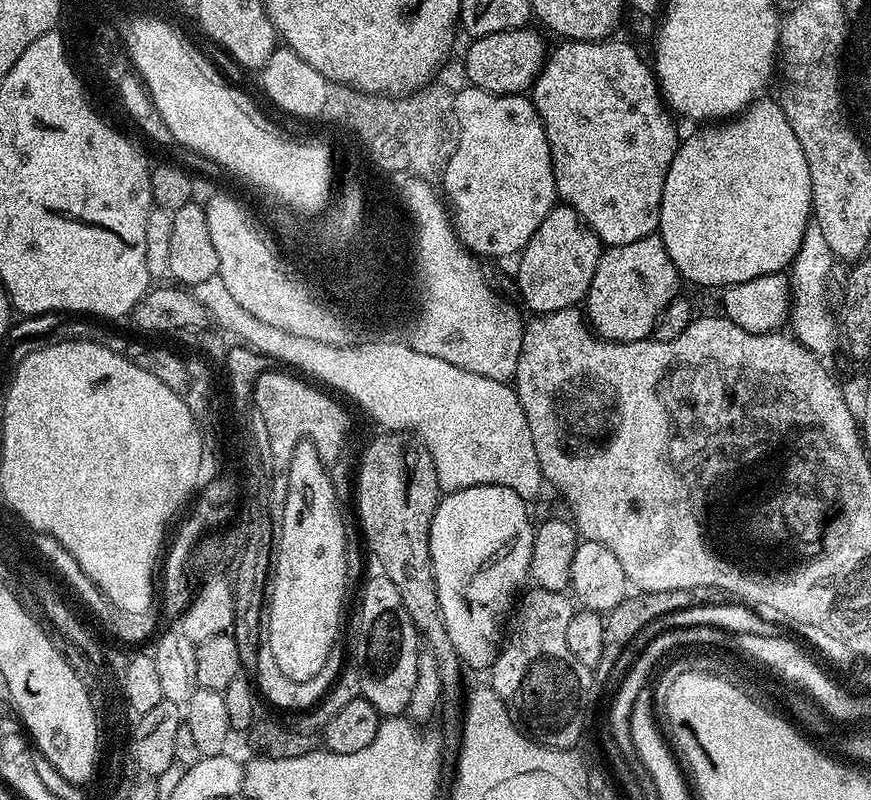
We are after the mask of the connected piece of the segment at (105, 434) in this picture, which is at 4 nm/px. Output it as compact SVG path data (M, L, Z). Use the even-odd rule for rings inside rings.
M92 340L64 341L61 344L45 343L42 348L35 350L21 364L15 365L10 380L16 383L16 388L8 388L10 394L8 412L8 436L6 437L6 456L4 457L4 492L8 492L9 500L32 520L32 524L40 524L40 528L48 528L48 532L56 532L76 556L80 556L80 564L104 584L104 592L120 604L120 608L128 608L134 615L151 613L152 599L158 594L157 579L158 565L166 548L166 538L173 527L172 519L179 517L185 511L184 503L190 500L190 489L194 478L194 462L196 461L197 446L203 439L198 420L188 408L185 397L179 392L170 390L166 382L158 382L154 374L146 374L142 366L138 366L127 355L114 353L93 343Z

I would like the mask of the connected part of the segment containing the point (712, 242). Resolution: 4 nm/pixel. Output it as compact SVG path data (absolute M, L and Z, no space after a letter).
M757 98L727 122L717 123L715 126L704 126L701 132L693 136L685 135L680 142L680 149L674 154L674 162L670 162L670 170L666 174L666 182L662 186L662 206L660 207L660 227L658 234L666 246L666 254L674 262L680 272L681 281L701 284L704 288L723 290L729 284L750 282L759 276L775 276L783 273L792 263L802 246L802 238L806 234L806 226L813 219L812 207L812 179L810 166L806 166L806 154L802 154L802 142L798 142L794 130L790 130L790 122L786 122L786 114L775 99L764 100Z

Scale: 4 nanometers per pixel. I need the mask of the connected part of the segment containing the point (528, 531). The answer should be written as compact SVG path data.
M493 484L470 486L466 490L449 492L441 499L430 526L430 558L438 586L438 606L442 606L442 618L446 622L446 634L450 634L450 642L454 642L454 650L460 655L465 669L491 669L498 645L506 632L506 621L517 603L518 593L529 579L533 550L534 520L529 505L521 496L514 494L514 490Z

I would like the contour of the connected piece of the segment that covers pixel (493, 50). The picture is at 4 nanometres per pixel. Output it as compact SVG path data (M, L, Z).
M532 26L475 37L465 52L467 83L473 88L493 92L496 96L527 93L535 84L536 76L543 70L549 51L549 45L544 45L543 38L532 29Z

